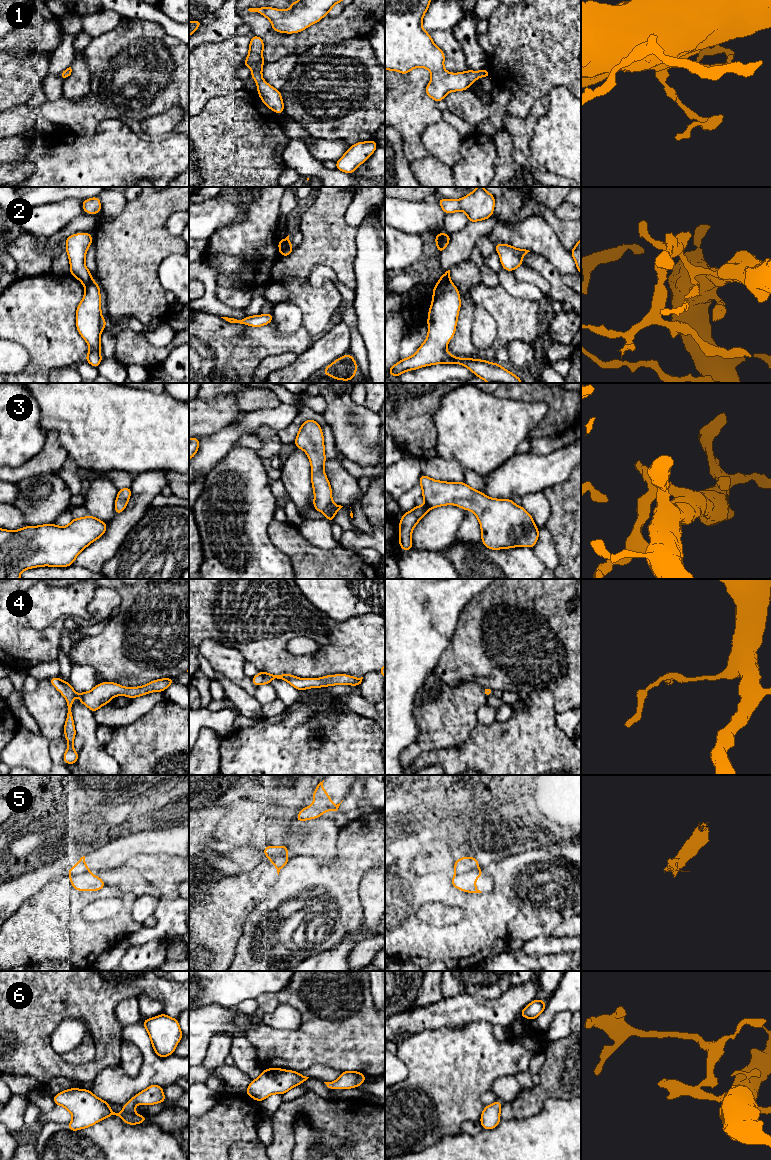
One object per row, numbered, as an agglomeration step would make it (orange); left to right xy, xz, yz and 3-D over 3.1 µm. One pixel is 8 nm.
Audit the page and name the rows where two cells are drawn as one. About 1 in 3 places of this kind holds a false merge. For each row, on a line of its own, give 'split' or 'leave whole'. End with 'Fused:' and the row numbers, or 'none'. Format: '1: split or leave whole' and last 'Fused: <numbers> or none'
1: leave whole
2: split
3: leave whole
4: leave whole
5: split
6: leave whole
Fused: 2, 5

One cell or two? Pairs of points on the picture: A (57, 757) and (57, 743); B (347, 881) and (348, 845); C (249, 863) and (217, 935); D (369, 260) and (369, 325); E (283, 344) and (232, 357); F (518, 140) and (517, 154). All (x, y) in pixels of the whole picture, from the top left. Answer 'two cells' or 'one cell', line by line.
A: one cell
B: one cell
C: two cells
D: one cell
E: one cell
F: one cell

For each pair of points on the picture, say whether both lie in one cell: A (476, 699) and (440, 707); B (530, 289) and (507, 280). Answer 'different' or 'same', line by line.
A: same
B: same

